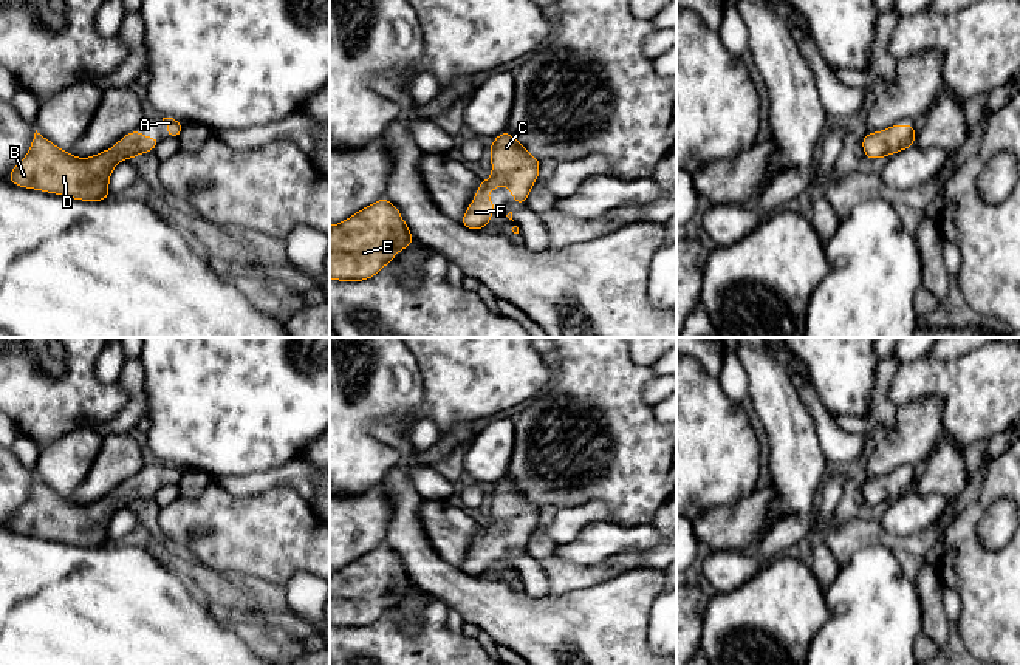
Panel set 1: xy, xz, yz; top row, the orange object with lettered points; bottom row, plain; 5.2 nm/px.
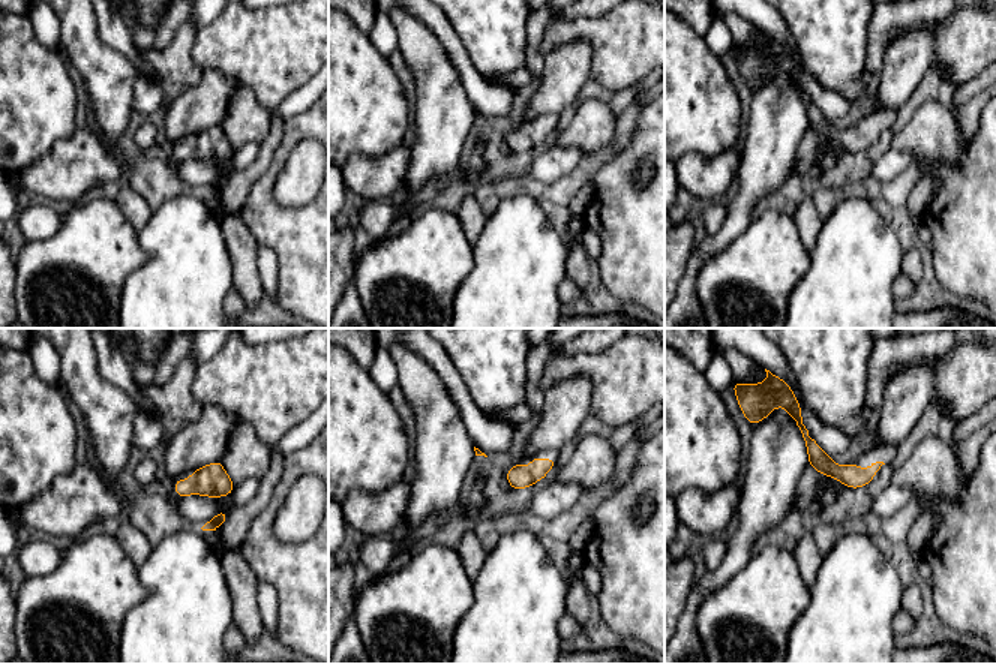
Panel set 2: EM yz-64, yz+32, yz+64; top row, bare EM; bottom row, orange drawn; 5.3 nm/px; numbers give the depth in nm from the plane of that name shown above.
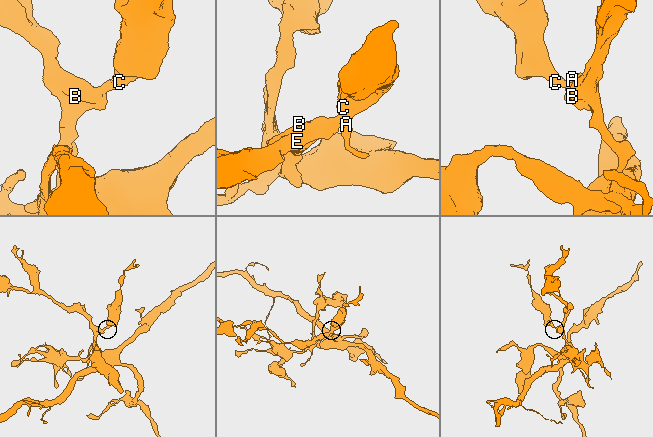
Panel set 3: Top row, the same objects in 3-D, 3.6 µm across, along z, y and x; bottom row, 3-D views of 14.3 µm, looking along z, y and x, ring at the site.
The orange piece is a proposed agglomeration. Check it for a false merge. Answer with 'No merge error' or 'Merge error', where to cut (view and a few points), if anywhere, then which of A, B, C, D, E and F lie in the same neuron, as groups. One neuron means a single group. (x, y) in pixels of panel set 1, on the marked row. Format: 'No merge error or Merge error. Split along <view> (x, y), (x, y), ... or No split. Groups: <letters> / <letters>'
No merge error. No split. Groups: A B C D E F

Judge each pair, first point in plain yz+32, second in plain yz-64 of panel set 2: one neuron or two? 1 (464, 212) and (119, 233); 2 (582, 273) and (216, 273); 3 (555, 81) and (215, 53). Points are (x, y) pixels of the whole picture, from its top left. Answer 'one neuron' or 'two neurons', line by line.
1: two neurons
2: two neurons
3: two neurons

